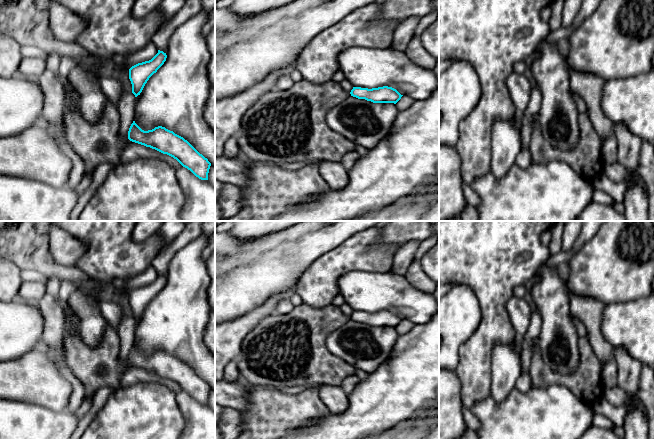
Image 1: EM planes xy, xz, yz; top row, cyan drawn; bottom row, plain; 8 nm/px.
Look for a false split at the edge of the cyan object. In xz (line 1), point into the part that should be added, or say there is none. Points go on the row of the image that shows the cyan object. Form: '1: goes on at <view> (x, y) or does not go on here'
1: does not go on here

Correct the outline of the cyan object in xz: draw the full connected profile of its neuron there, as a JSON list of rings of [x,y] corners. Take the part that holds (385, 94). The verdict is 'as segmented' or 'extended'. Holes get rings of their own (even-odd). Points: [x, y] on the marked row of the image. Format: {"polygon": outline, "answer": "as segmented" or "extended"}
{"polygon": [[[388,86],[378,88],[361,88],[353,87],[350,92],[351,96],[358,99],[365,99],[373,103],[394,103],[396,104],[403,95],[396,89]]], "answer": "as segmented"}

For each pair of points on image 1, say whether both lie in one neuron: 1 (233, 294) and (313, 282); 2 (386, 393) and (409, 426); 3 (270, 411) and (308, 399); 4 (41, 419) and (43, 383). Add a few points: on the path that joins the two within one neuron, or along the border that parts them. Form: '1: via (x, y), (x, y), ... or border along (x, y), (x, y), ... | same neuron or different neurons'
1: border along (308, 266), (294, 286) | different neurons
2: border along (424, 406), (391, 428) | different neurons
3: via (279, 411), (294, 411), (299, 408) | same neuron
4: border along (19, 401), (38, 404), (57, 411), (65, 410) | different neurons

